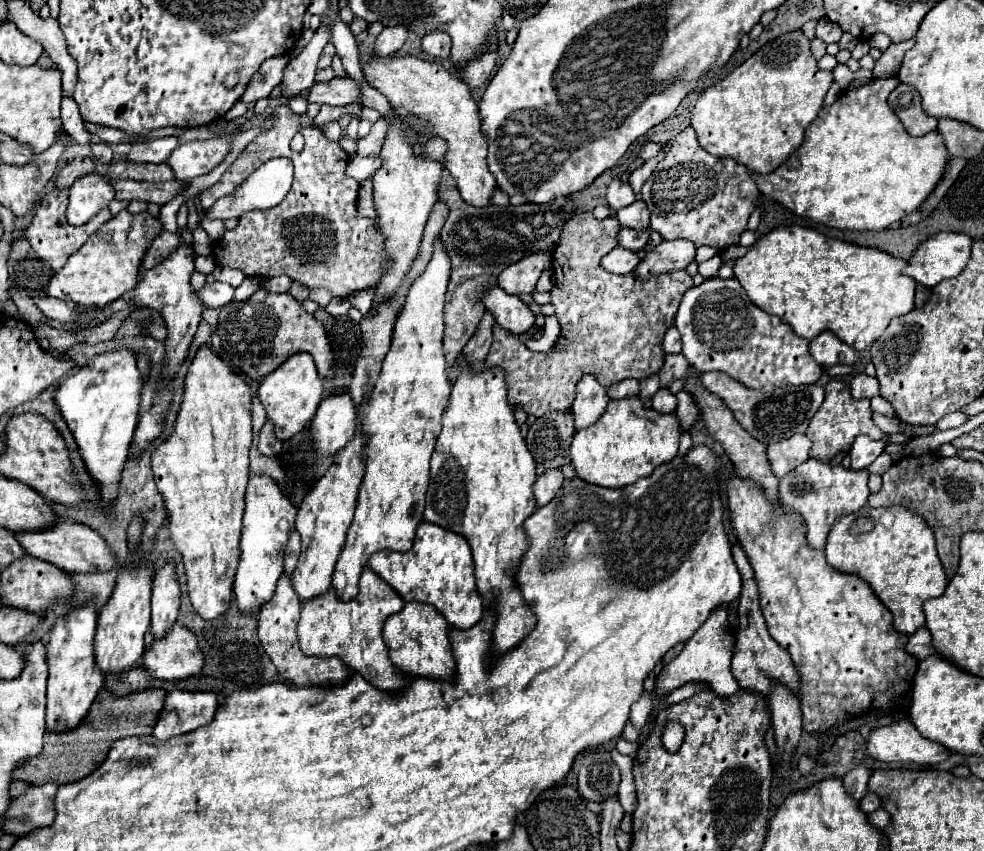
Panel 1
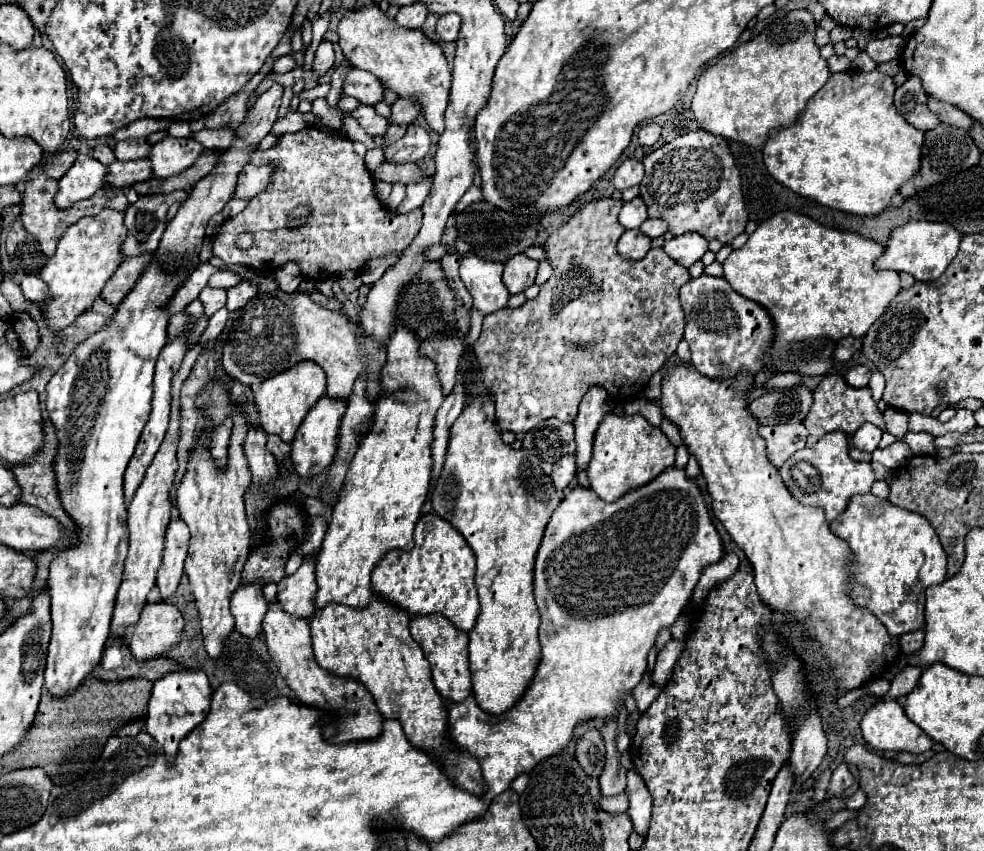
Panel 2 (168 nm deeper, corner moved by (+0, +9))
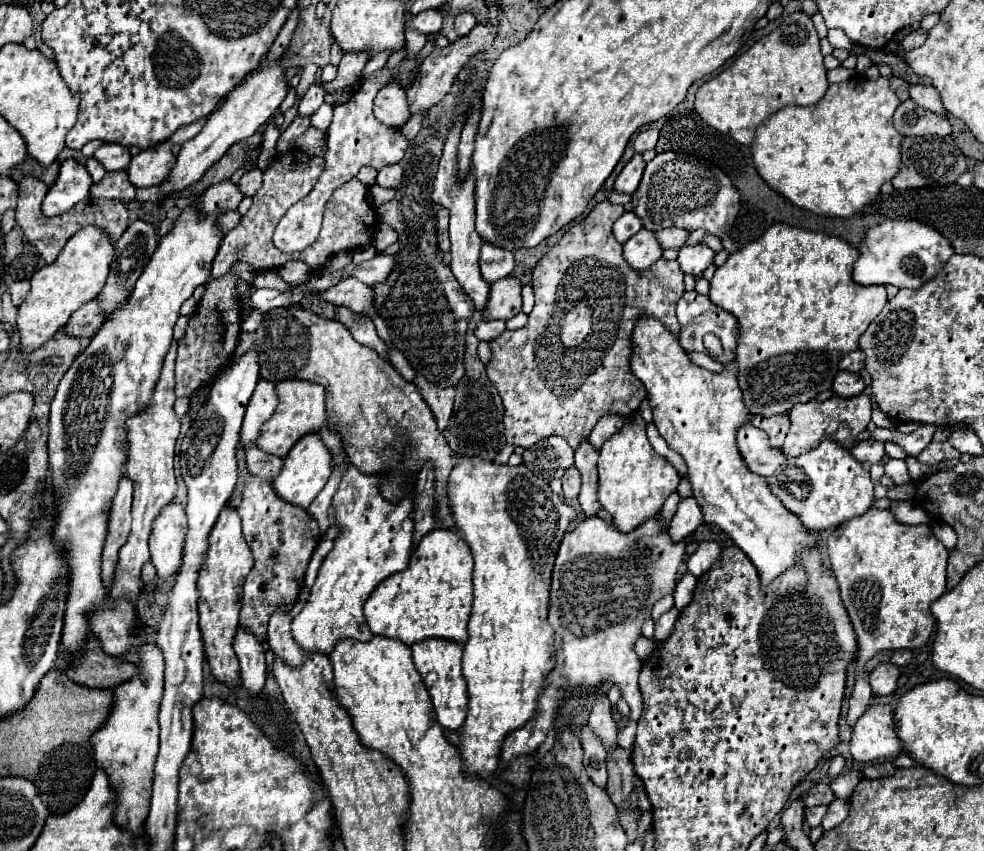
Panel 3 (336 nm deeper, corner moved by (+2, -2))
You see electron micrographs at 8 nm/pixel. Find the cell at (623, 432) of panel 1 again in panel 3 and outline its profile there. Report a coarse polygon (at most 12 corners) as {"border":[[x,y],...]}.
{"border":[[636,412],[598,458],[598,502],[630,532],[678,488]]}

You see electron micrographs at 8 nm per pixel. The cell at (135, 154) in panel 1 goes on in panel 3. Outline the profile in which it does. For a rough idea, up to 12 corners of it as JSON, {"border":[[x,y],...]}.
{"border":[[104,144],[94,158],[106,170],[128,170],[128,146]]}

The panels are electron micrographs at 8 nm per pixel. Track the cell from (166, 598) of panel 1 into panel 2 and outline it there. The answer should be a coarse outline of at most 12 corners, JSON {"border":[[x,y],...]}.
{"border":[[180,517],[166,529],[156,585],[164,599],[182,579],[190,541]]}

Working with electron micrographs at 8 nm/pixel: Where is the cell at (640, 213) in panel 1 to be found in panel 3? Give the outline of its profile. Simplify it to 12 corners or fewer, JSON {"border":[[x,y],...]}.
{"border":[[624,212],[614,222],[614,238],[624,244],[638,234],[642,220]]}

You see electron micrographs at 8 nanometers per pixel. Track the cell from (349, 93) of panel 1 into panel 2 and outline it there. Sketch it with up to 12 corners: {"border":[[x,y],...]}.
{"border":[[352,67],[344,93],[364,105],[384,101],[384,87],[372,73]]}

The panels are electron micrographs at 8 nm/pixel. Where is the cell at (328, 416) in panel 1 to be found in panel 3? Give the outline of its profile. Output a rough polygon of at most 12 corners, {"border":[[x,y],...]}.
{"border":[[320,432],[294,444],[272,484],[300,508],[326,486],[330,450]]}

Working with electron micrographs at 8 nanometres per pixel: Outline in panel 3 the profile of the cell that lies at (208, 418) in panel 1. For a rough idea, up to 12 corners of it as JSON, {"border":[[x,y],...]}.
{"border":[[226,504],[198,570],[198,614],[216,680],[240,676],[232,636],[252,552]]}

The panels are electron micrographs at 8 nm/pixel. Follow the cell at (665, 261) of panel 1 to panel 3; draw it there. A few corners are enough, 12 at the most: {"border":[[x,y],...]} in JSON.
{"border":[[704,244],[682,246],[678,264],[698,276],[712,264],[714,252]]}

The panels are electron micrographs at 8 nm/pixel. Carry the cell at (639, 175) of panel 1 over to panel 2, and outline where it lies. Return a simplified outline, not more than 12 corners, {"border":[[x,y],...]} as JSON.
{"border":[[808,9],[698,79],[712,135],[762,149],[830,75]]}

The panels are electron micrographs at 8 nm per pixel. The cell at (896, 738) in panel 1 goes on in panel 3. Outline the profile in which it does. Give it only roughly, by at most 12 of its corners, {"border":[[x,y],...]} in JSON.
{"border":[[888,704],[870,706],[850,740],[856,760],[904,754]]}

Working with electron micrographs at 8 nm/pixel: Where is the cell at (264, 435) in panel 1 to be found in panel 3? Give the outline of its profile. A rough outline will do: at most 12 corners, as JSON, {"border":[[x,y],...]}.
{"border":[[254,446],[246,452],[252,474],[274,480],[284,460]]}

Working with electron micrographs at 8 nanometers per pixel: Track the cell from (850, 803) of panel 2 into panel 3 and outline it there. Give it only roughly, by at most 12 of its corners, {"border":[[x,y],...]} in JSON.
{"border":[[836,798],[822,822],[824,830],[836,828],[850,814],[850,802]]}

